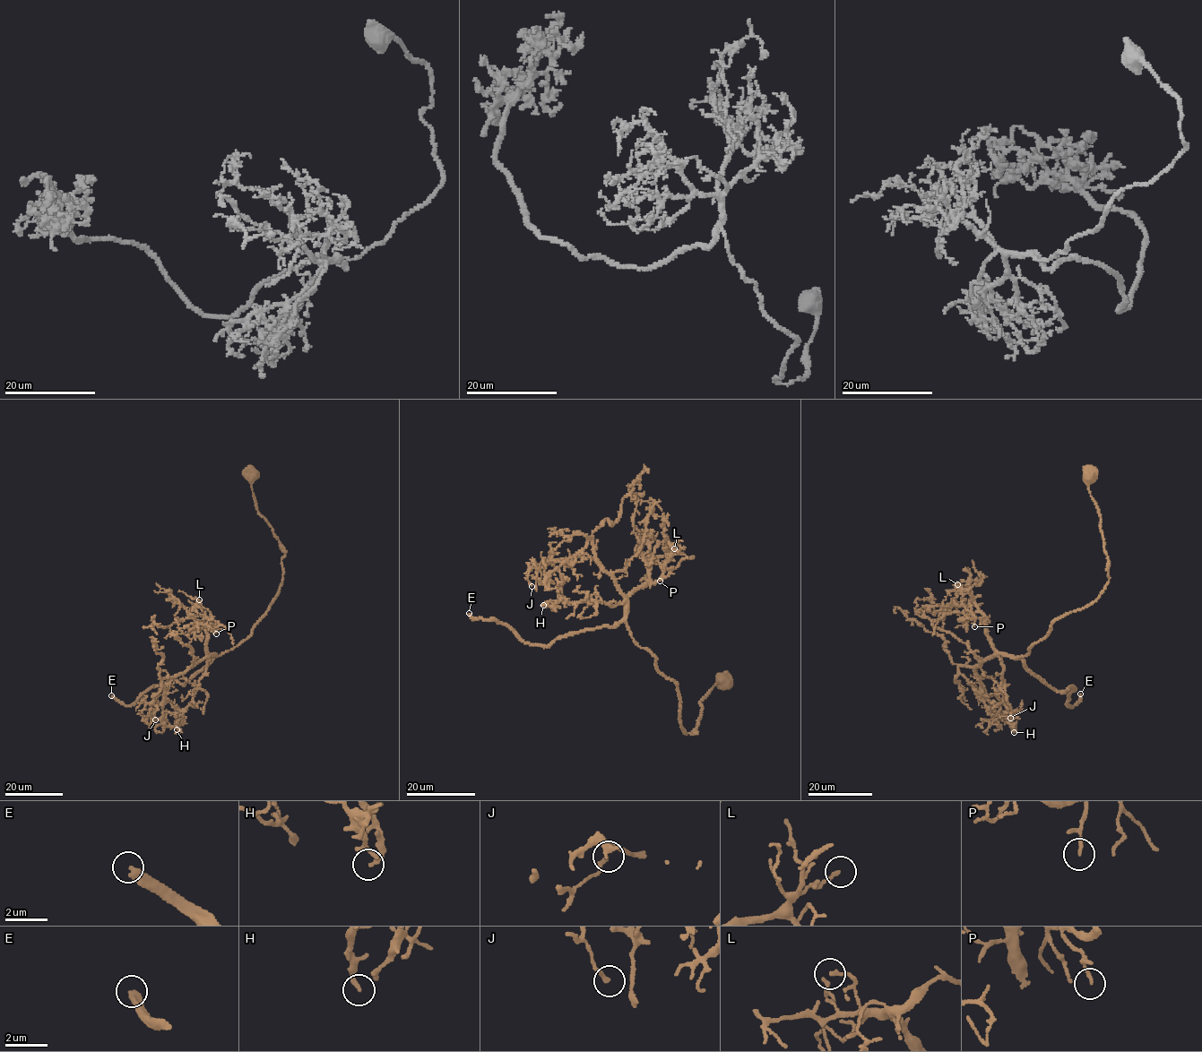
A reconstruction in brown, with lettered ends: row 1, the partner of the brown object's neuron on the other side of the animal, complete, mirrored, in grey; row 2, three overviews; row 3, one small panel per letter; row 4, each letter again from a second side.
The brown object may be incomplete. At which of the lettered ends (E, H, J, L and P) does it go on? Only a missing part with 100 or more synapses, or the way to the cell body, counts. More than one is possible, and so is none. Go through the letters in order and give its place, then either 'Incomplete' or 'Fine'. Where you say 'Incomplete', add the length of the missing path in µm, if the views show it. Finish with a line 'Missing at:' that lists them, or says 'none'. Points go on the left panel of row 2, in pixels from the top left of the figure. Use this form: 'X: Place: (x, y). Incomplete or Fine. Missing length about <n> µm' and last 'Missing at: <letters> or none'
E: Place: (111, 695). Incomplete. Missing length about 70 µm
H: Place: (177, 729). Fine
J: Place: (155, 720). Fine
L: Place: (199, 599). Fine
P: Place: (216, 633). Fine
Missing at: E

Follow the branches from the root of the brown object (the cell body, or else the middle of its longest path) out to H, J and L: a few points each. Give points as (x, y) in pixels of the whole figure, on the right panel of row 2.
H: (1088, 475), (1108, 582), (1093, 601), (1055, 619), (1027, 654), (1014, 659), (999, 654), (1000, 690), (1014, 732)
J: (1088, 475), (1108, 582), (1093, 601), (1055, 619), (1027, 654), (993, 654), (975, 666), (994, 713), (1010, 718)
L: (1088, 475), (1109, 571), (1094, 600), (1057, 617), (1027, 654), (1014, 658), (993, 647), (982, 614), (957, 584)

